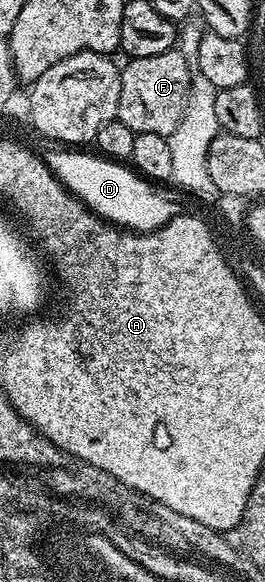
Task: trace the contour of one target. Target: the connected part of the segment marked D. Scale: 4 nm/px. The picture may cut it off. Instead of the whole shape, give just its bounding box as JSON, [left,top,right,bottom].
[45,149,184,233]

